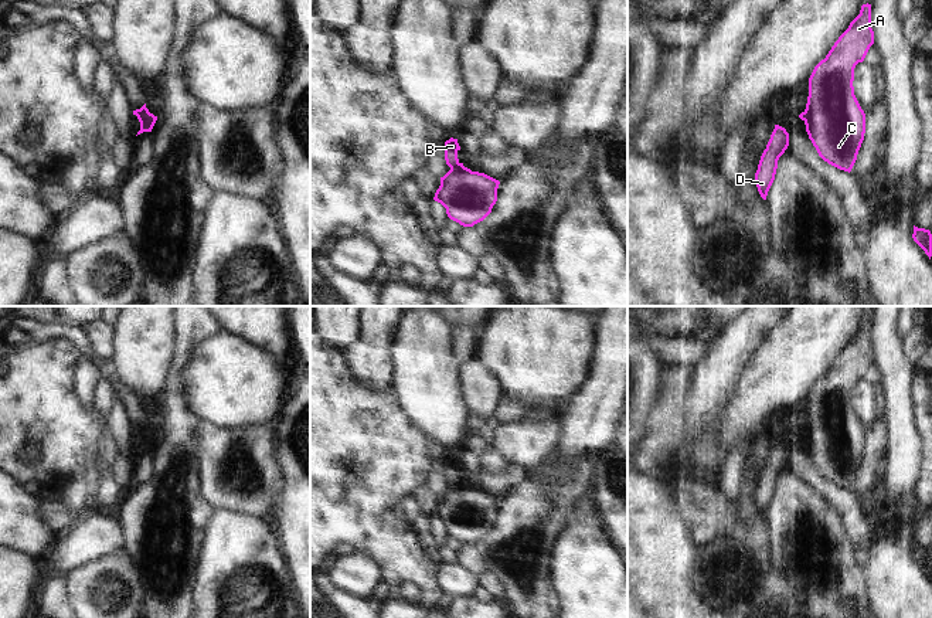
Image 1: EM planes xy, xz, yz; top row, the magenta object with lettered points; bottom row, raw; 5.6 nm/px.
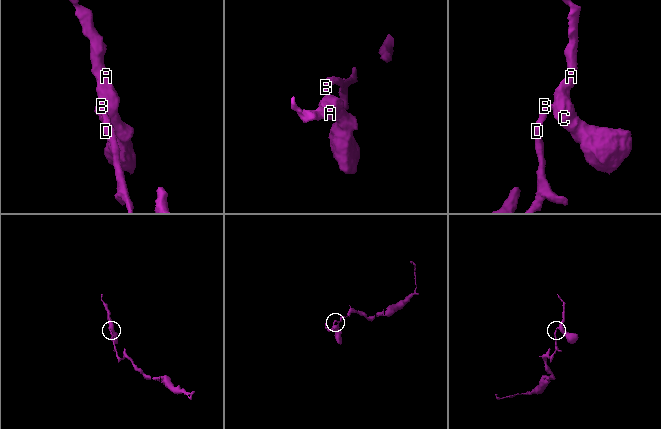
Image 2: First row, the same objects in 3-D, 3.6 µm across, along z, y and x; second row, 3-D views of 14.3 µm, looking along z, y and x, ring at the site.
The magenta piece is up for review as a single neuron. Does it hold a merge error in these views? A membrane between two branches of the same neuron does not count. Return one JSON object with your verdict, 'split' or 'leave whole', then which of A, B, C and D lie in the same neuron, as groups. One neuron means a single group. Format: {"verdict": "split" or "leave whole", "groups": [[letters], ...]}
{"verdict": "split", "groups": [["A", "C"], ["B", "D"]]}

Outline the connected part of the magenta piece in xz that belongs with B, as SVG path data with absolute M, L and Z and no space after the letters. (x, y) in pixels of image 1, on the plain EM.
M450 455L449 458L445 459L445 478L452 488L458 488L463 483L463 481L460 481L458 476L459 468L460 464L458 461L458 456Z

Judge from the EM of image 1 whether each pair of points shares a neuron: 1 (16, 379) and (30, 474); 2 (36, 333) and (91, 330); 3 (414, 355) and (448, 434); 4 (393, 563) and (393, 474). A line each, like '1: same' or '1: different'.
1: same
2: different
3: same
4: same

